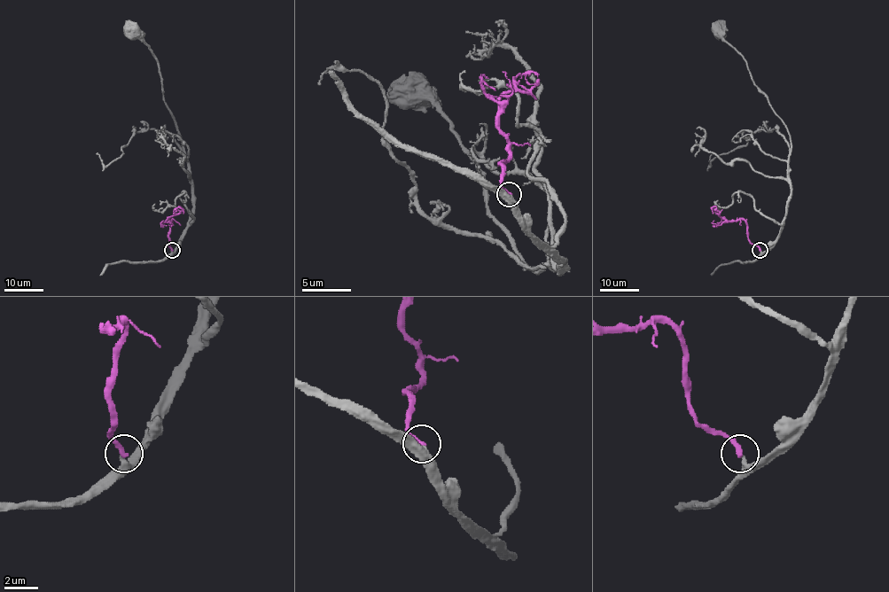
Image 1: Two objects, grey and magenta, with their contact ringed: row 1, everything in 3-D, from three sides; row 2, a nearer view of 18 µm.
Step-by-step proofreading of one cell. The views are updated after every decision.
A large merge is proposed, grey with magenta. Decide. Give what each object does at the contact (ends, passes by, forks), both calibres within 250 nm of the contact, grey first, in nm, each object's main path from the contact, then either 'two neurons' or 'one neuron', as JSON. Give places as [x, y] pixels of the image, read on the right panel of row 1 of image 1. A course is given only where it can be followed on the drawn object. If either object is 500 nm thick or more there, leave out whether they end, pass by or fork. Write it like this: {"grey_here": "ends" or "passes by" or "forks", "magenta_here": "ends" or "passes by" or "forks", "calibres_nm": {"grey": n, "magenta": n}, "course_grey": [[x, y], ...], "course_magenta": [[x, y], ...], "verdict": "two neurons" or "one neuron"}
{"grey_here": "passes by", "magenta_here": "ends", "calibres_nm": {"grey": 240, "magenta": 320}, "course_grey": [[760, 251], [763, 253], [776, 239], [787, 210], [791, 143], [785, 124], [754, 84], [745, 60], [717, 30]], "course_magenta": [[760, 249], [750, 243], [744, 219], [724, 220], [713, 207], [713, 213]], "verdict": "one neuron"}

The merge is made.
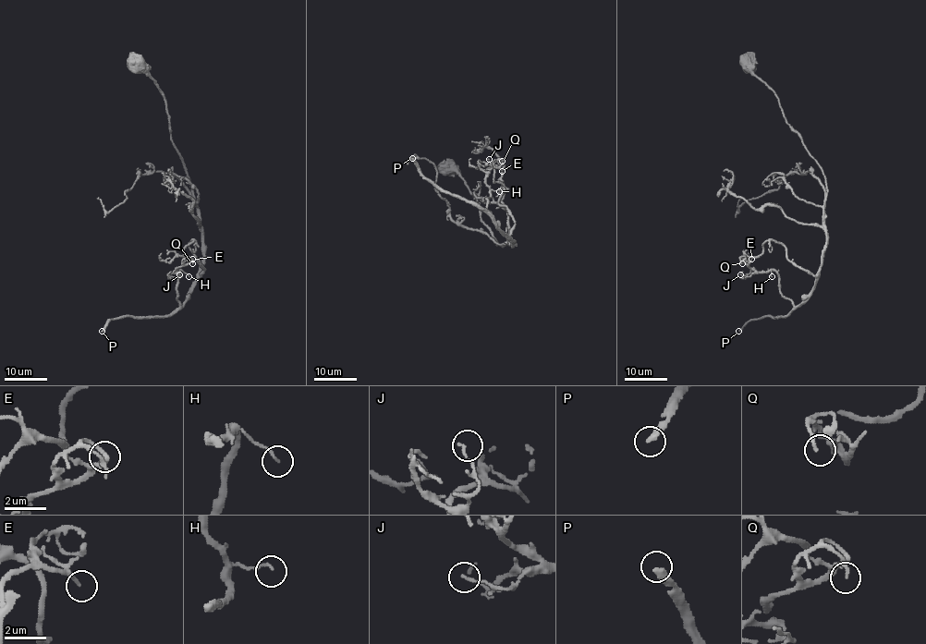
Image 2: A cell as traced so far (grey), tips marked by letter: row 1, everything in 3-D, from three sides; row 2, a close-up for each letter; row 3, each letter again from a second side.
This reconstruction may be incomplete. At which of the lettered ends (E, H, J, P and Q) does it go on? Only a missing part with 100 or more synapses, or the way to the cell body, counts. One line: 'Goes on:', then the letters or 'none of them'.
Goes on: P

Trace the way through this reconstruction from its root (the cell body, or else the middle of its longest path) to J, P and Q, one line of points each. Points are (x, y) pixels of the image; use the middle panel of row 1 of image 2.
J: (449, 166), (475, 197), (481, 219), (494, 239), (501, 246), (513, 245), (487, 209), (489, 159)
P: (449, 166), (475, 197), (481, 219), (501, 246), (513, 245), (486, 212), (441, 191), (412, 158)
Q: (449, 166), (475, 197), (494, 239), (513, 245), (487, 209), (486, 171), (502, 161)

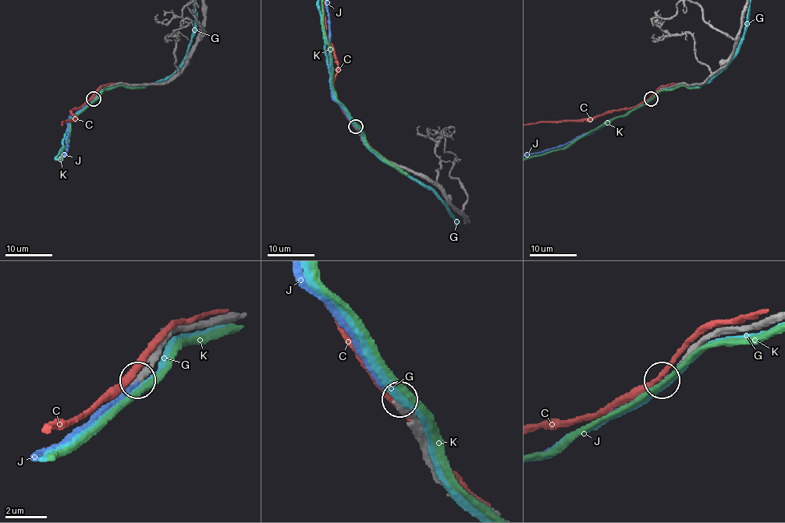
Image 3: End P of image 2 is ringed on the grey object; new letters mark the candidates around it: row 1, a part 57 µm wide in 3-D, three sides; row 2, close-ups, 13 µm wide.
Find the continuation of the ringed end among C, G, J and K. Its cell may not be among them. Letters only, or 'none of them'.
J

